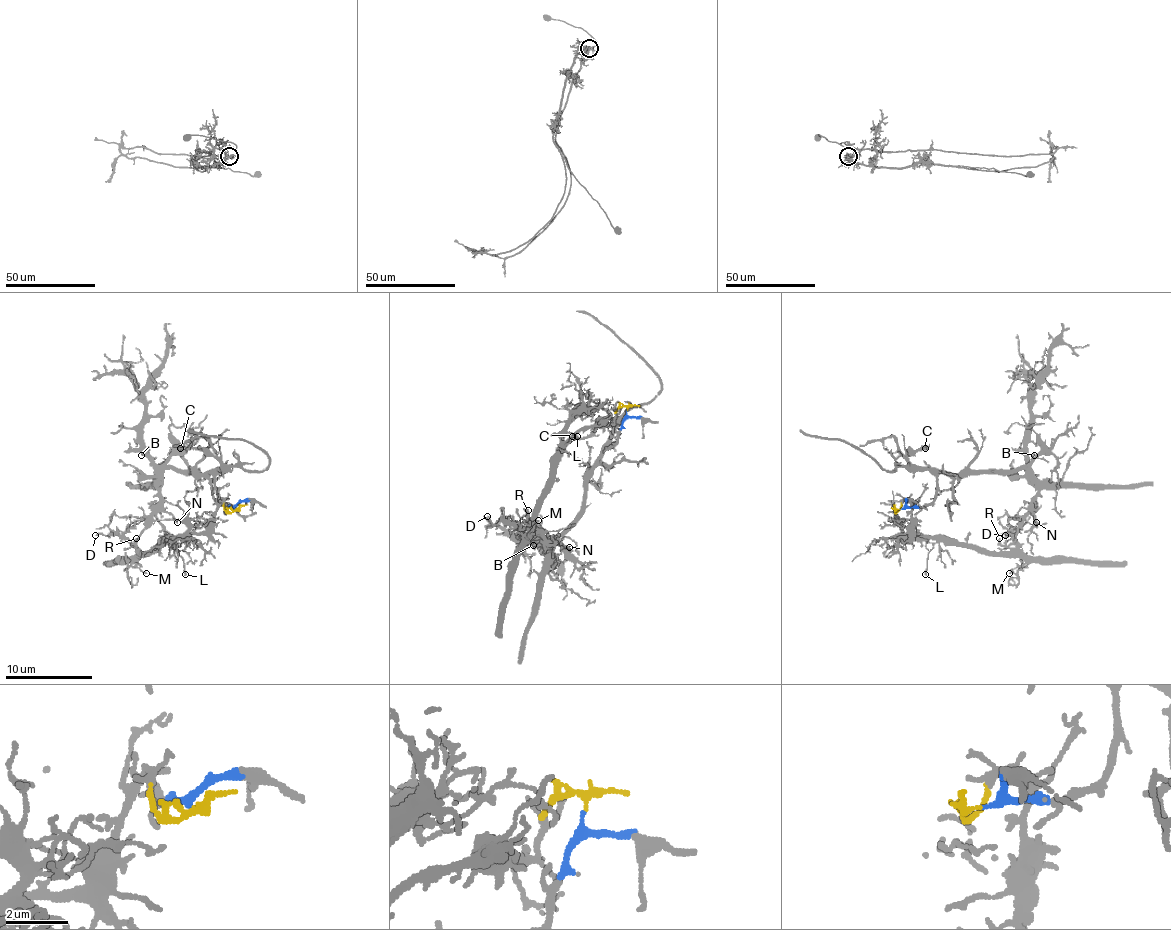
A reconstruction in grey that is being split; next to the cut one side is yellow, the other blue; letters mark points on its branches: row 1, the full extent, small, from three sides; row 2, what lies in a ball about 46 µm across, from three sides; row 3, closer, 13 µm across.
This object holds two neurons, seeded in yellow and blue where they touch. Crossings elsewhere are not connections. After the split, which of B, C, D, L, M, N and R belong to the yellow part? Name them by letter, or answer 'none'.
D, L, M, R

